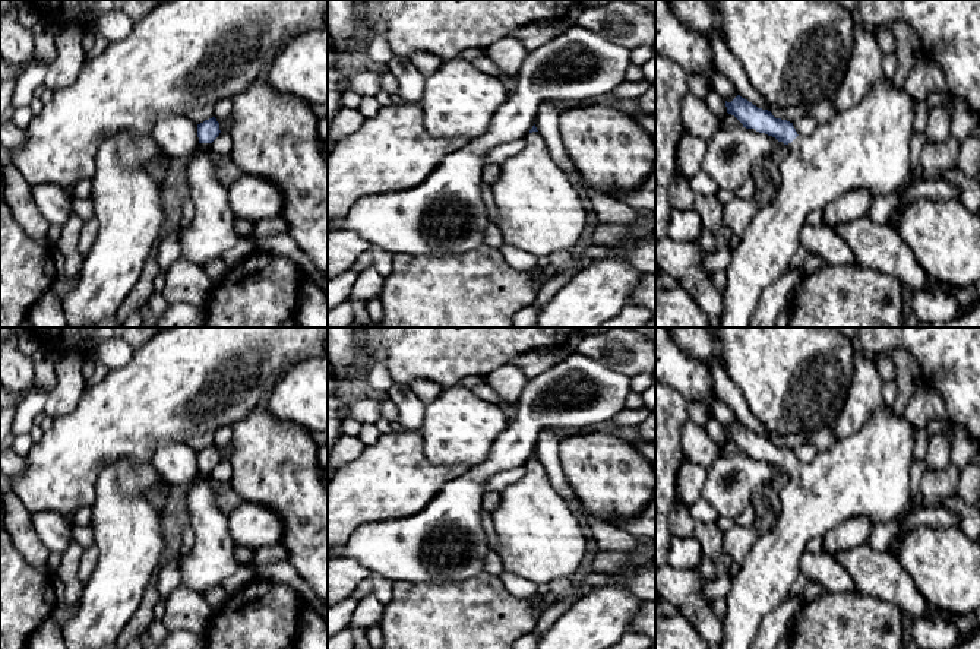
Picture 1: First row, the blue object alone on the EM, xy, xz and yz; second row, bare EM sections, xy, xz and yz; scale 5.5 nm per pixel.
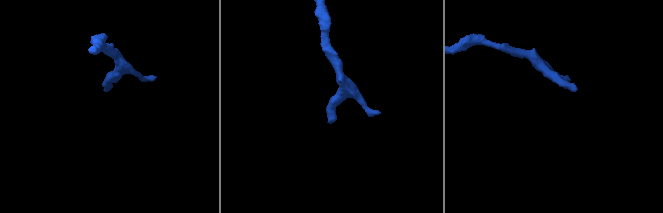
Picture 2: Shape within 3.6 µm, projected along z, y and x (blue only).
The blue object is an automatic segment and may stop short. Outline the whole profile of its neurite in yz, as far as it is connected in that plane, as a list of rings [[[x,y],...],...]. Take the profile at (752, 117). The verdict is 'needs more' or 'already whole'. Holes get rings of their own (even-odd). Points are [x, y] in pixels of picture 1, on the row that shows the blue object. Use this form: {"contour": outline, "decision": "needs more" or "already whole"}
{"contour": [[[885,76],[875,83],[867,95],[854,107],[838,113],[831,121],[818,124],[813,134],[802,137],[793,123],[775,118],[771,111],[758,108],[737,95],[731,102],[725,101],[727,113],[734,115],[746,129],[775,137],[788,148],[788,155],[774,167],[777,187],[772,199],[759,206],[747,231],[731,250],[731,260],[725,270],[727,282],[721,292],[724,313],[718,327],[749,327],[765,288],[783,275],[800,247],[799,234],[807,215],[815,209],[823,209],[835,197],[850,190],[867,190],[875,199],[898,193],[910,177],[910,140],[914,130],[913,96],[902,88],[892,85]]], "decision": "needs more"}

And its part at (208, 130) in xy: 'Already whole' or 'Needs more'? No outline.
Needs more

